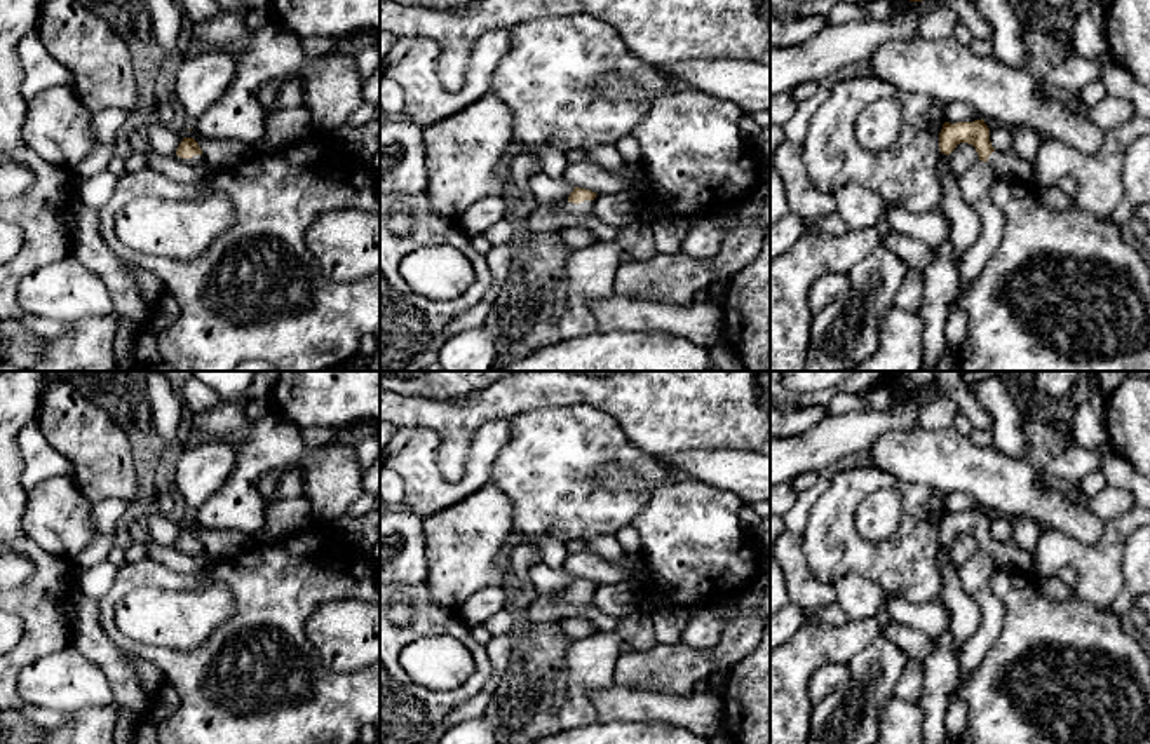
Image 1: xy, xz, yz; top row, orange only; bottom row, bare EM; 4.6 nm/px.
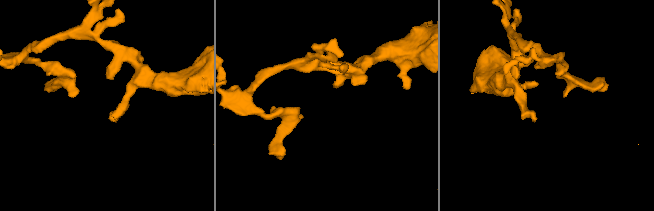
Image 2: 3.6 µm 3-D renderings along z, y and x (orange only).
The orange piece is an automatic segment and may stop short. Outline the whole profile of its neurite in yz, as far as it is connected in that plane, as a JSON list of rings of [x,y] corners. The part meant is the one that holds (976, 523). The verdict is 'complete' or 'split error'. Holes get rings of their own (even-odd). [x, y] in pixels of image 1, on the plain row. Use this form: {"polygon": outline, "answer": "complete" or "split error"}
{"polygon": [[[984,511],[974,512],[944,512],[939,523],[939,540],[950,545],[960,533],[969,533],[976,538],[979,551],[988,552],[998,570],[1028,573],[1033,566],[1033,558],[1016,542],[997,542],[990,531],[990,519]]], "answer": "split error"}

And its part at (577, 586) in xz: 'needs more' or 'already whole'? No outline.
needs more

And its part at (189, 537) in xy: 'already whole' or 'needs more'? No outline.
needs more

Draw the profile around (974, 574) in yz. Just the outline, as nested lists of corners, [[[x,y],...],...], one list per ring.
[[[978,551],[957,570],[962,589],[981,610],[979,627],[958,655],[960,676],[967,678],[995,646],[1004,629],[1005,605],[990,587],[990,577],[997,572],[997,563],[988,552]]]

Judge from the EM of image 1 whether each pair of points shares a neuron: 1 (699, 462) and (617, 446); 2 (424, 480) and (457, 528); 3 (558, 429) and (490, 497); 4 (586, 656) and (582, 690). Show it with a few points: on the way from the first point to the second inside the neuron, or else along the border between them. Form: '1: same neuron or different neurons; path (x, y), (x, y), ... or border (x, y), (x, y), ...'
1: different neurons; border (652, 457), (671, 473)
2: different neurons; border (480, 490), (424, 518)
3: different neurons; border (492, 481), (511, 504), (513, 527)
4: same neuron; path (586, 664), (584, 682)

